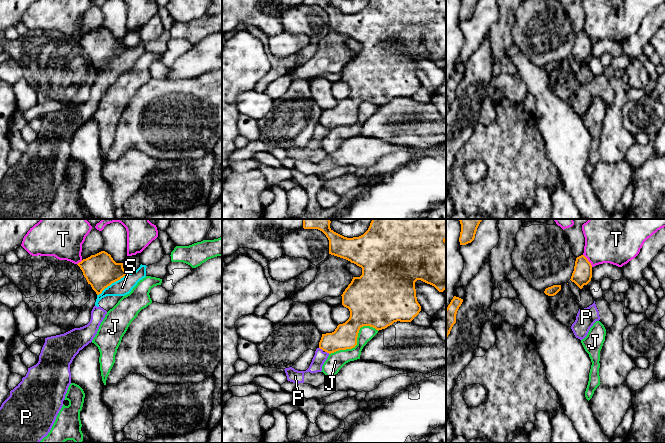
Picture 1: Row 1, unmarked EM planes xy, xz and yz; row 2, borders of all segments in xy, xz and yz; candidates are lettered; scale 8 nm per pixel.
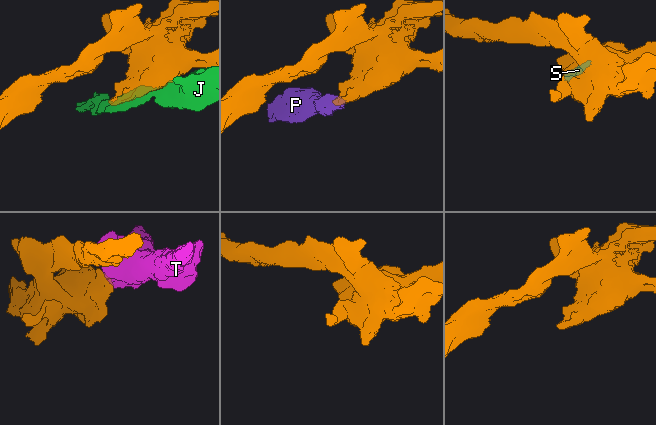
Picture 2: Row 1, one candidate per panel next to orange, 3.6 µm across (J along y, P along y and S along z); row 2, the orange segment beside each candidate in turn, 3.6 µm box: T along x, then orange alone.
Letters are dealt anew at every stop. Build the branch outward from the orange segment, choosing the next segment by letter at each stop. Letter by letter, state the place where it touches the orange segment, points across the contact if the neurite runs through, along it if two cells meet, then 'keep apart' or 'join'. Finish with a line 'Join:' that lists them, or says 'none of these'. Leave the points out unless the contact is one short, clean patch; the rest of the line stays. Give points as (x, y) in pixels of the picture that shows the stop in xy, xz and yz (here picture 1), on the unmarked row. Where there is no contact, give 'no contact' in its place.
J: meets orange in xz at (356, 117); keep apart
P: meets orange in xz at (321, 124); border along xz (319, 123), (323, 126); keep apart
S: meets orange in xy at (112, 58); border along xy (127, 50), (112, 58), (97, 71); keep apart
T: meets orange in yz at (587, 36); keep apart
Join: none of these

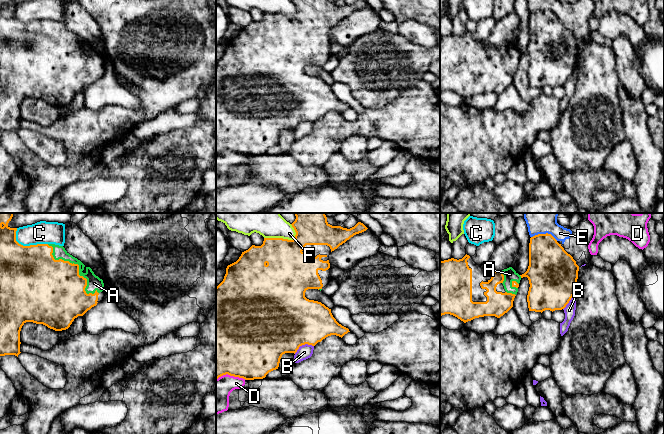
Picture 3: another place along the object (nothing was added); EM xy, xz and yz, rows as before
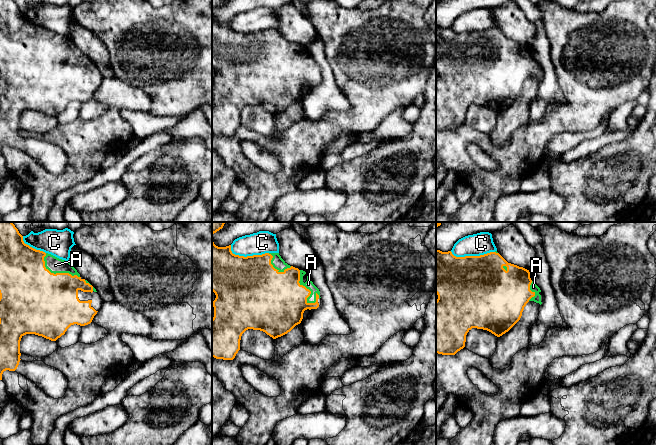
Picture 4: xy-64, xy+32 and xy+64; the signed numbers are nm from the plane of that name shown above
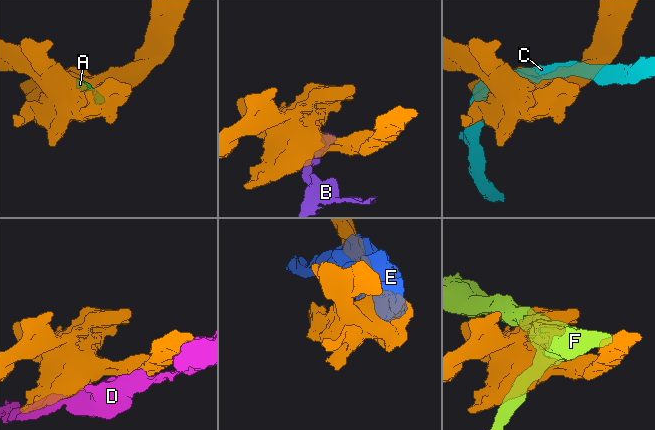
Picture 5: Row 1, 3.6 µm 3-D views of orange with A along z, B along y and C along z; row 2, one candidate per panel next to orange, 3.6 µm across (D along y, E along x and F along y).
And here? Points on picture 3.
A: meets orange in xy at (78, 42); join
B: meets orange in xz at (303, 120); keep apart
C: meets orange in xy at (26, 22); keep apart
D: meets orange in xz at (231, 151); keep apart
E: meets orange in yz at (544, 10); keep apart
F: meets orange in xz at (281, 14); keep apart
Join: A

